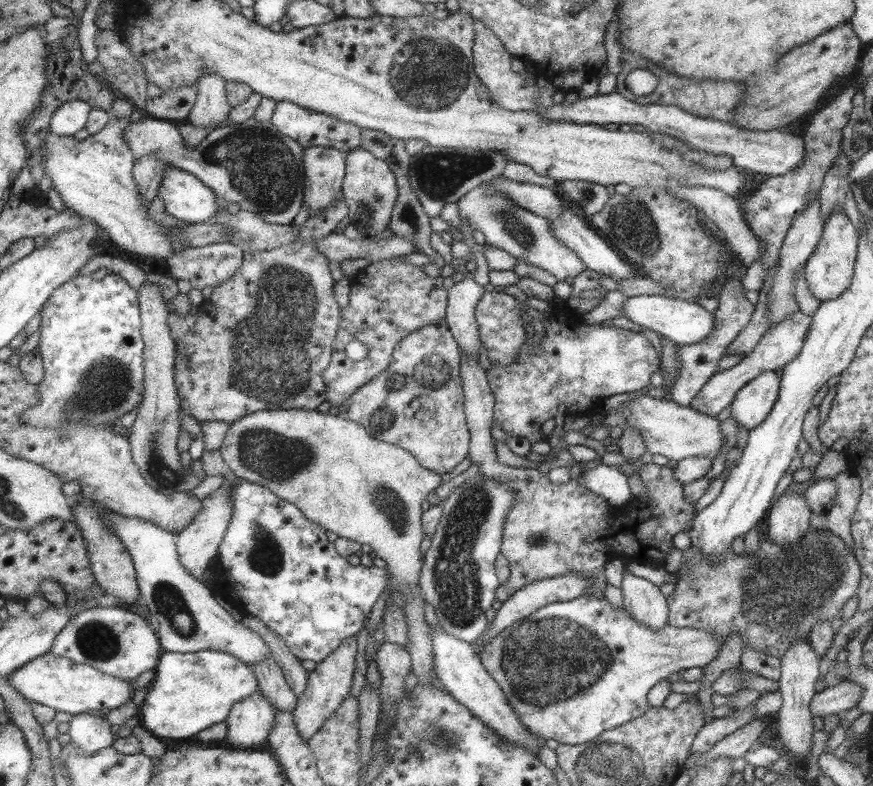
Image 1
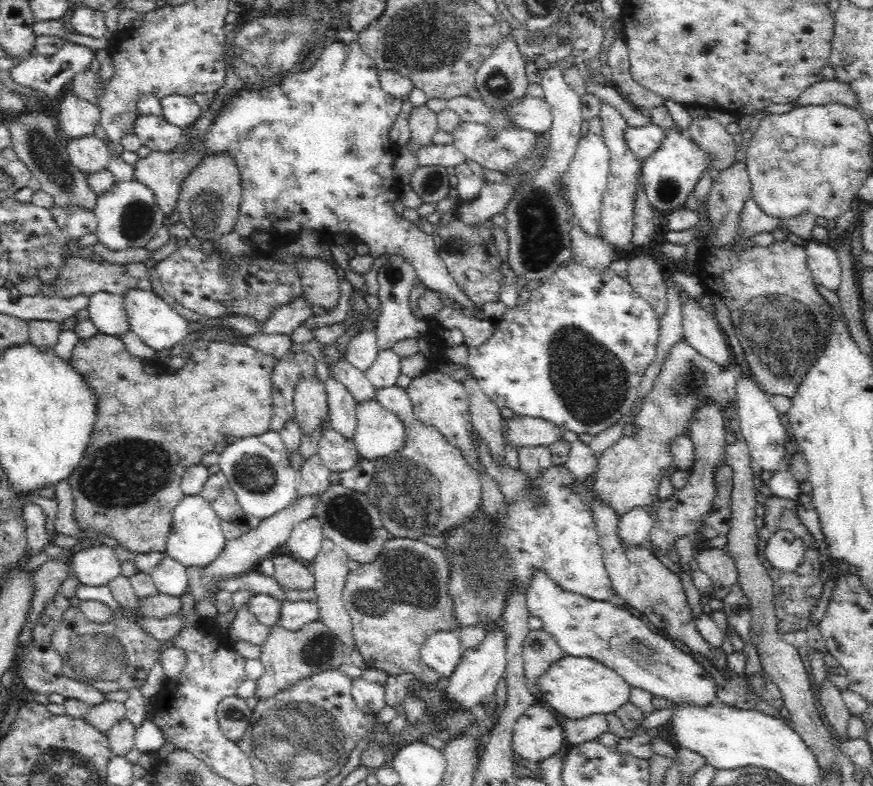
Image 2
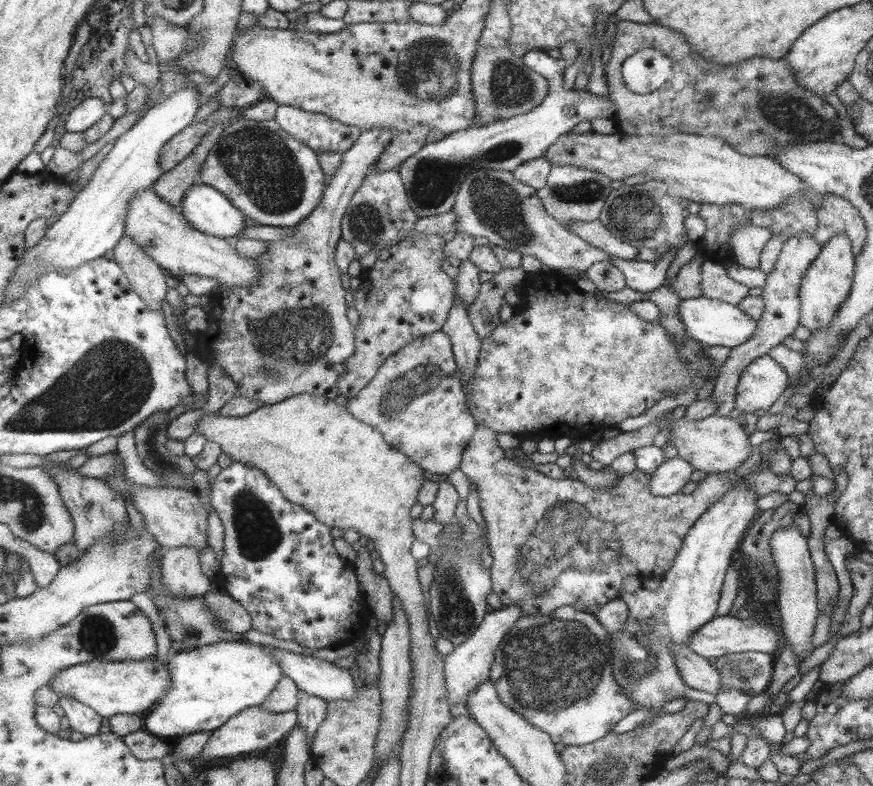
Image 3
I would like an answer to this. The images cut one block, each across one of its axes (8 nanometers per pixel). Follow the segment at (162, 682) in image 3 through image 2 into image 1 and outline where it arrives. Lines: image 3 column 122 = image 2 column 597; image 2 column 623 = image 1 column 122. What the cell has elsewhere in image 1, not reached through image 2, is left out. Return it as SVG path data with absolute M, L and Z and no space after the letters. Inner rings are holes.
M52 652L35 658L28 665L17 670L11 676L10 682L29 701L43 703L59 712L68 712L73 716L89 712L89 710L108 709L110 711L127 704L137 695L133 692L133 684L129 680L116 678L95 669L89 663L78 663Z

